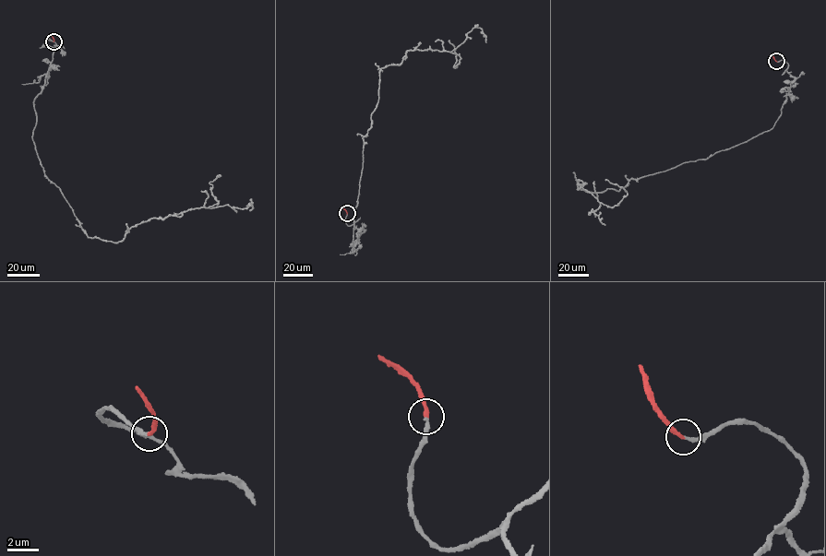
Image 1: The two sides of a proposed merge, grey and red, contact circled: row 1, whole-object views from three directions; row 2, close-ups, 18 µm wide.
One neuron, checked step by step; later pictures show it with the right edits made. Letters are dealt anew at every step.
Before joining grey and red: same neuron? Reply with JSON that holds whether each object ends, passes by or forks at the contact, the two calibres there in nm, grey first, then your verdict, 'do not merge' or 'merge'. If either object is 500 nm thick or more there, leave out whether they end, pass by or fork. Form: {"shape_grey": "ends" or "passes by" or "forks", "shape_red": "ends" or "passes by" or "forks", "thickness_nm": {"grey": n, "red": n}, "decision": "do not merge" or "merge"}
{"shape_grey": "ends", "shape_red": "ends", "thickness_nm": {"grey": 200, "red": 240}, "decision": "merge"}

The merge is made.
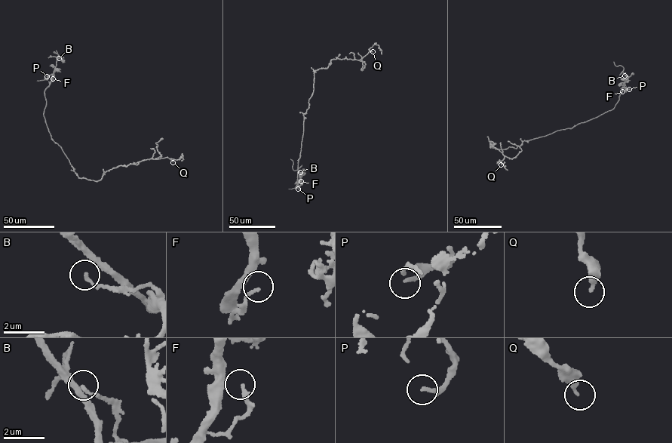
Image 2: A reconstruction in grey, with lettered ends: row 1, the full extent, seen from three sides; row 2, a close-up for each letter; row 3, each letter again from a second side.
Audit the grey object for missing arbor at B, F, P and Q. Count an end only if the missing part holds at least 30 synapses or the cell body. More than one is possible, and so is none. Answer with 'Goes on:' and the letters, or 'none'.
Goes on: none

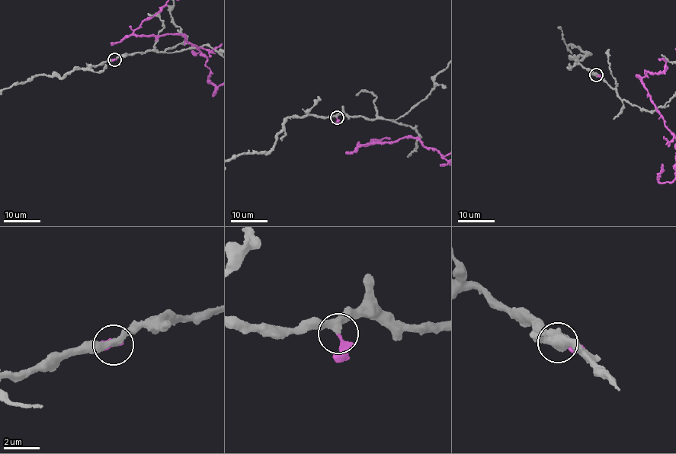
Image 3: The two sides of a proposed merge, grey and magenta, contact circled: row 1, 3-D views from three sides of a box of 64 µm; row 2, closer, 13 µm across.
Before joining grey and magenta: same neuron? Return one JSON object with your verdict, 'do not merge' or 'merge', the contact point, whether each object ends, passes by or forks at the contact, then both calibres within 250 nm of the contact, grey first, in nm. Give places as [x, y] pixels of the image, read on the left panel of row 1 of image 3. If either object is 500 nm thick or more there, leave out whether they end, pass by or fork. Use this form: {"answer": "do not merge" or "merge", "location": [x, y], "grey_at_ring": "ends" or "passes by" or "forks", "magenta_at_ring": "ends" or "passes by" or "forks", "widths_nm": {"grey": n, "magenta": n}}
{"answer": "do not merge", "location": [114, 59], "grey_at_ring": "passes by", "magenta_at_ring": "ends", "widths_nm": {"grey": 320, "magenta": 240}}

